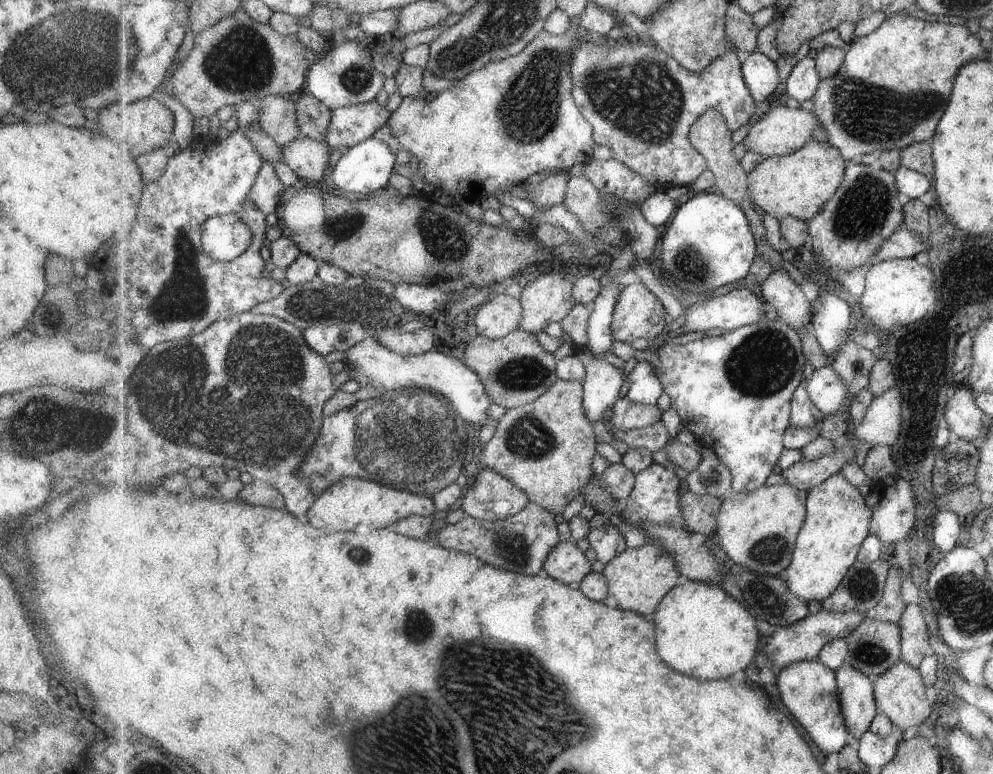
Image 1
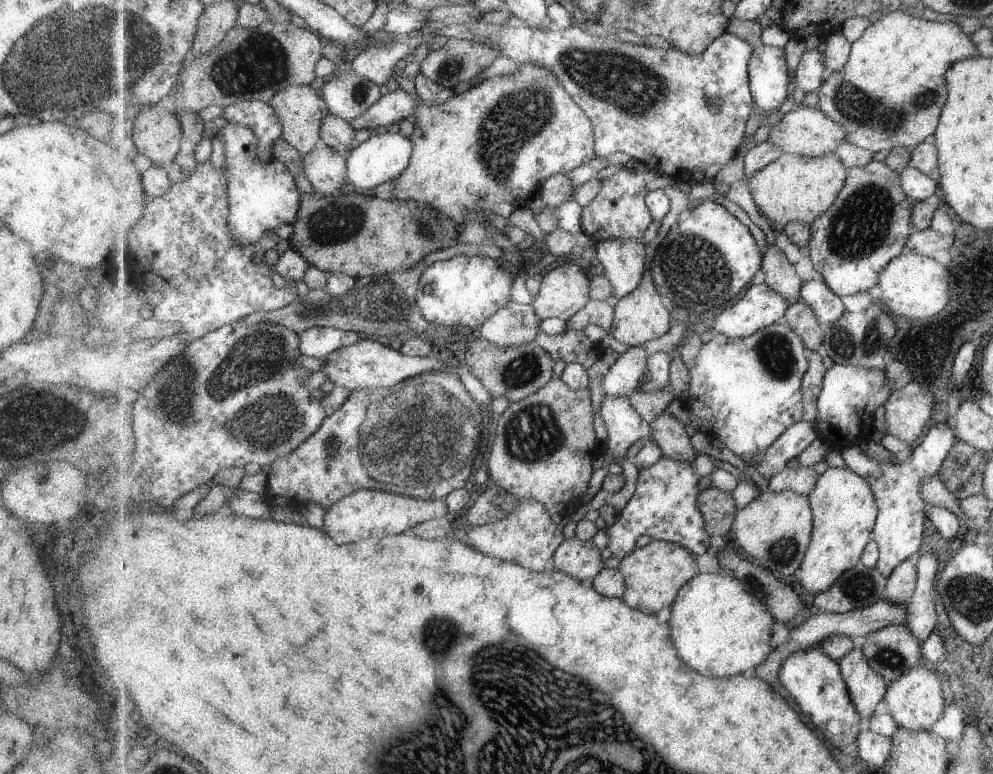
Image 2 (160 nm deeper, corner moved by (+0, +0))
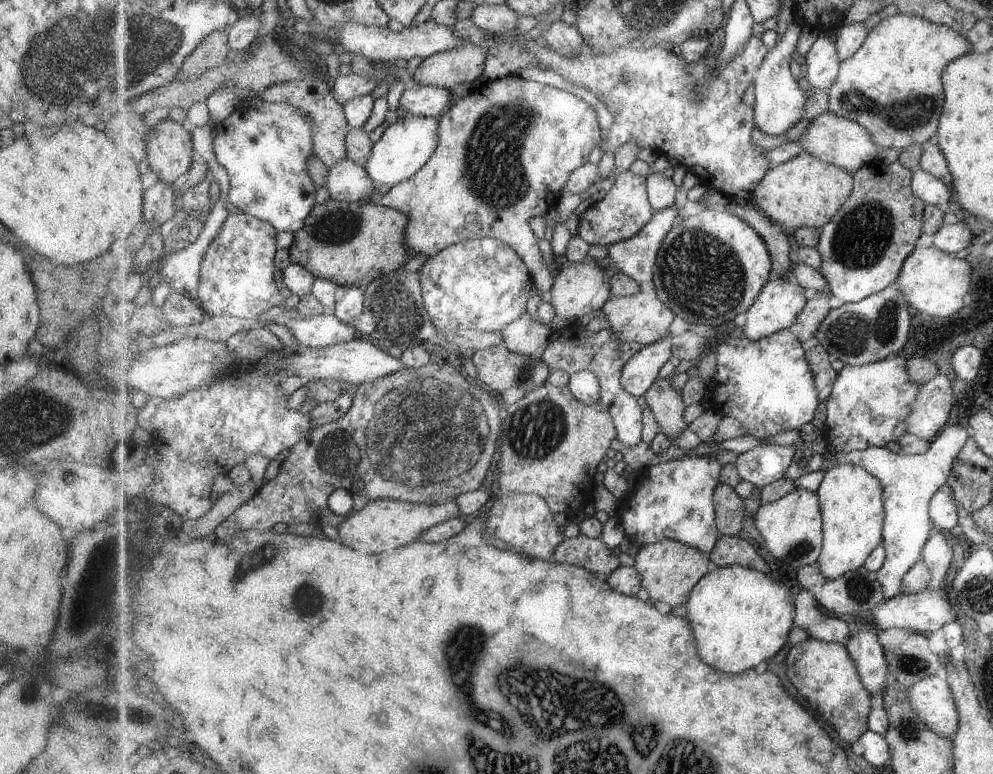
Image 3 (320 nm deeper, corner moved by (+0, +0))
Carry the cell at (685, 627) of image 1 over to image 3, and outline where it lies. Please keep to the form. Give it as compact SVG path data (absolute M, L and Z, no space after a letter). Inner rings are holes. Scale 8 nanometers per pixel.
M739 565L717 567L715 571L707 574L691 590L689 600L685 604L686 618L695 630L699 654L713 668L719 668L727 674L739 674L757 668L763 660L771 660L783 650L786 652L789 647L789 632L795 626L796 609L791 588L787 588L783 580Z

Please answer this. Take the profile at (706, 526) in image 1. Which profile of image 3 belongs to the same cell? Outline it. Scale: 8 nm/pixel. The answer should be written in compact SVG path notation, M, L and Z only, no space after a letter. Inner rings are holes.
M719 484L713 494L713 500L717 514L717 530L720 535L739 536L743 532L743 522L745 522L745 500L729 484Z

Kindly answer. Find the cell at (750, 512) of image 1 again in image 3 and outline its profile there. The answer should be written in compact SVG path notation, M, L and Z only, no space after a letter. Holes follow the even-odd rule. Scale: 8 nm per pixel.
M798 488L776 502L762 505L755 514L754 524L761 535L763 549L793 570L814 565L819 560L823 549L823 516L817 491Z

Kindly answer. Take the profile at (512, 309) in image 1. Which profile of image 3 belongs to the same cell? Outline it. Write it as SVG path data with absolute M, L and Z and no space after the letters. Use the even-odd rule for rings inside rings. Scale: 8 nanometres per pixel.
M528 313L518 320L507 324L499 334L503 336L503 344L510 352L522 356L533 356L537 360L543 359L543 354L549 346L553 328L546 322L533 321Z

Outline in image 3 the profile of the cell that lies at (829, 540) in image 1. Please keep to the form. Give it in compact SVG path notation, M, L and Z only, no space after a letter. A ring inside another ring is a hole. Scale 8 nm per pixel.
M836 464L824 472L816 491L823 516L823 549L816 566L827 580L835 580L864 567L875 548L883 545L883 484L861 466Z

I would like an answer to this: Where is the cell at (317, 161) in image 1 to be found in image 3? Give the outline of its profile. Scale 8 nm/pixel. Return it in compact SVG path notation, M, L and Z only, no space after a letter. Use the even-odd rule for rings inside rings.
M350 159L341 160L329 168L327 190L330 197L342 202L370 202L377 192L366 168Z

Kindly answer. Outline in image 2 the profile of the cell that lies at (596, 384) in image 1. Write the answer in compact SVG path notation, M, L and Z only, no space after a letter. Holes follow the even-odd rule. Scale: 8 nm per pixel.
M631 347L627 354L622 354L603 376L604 396L629 397L642 390L647 375L647 354L645 348Z

